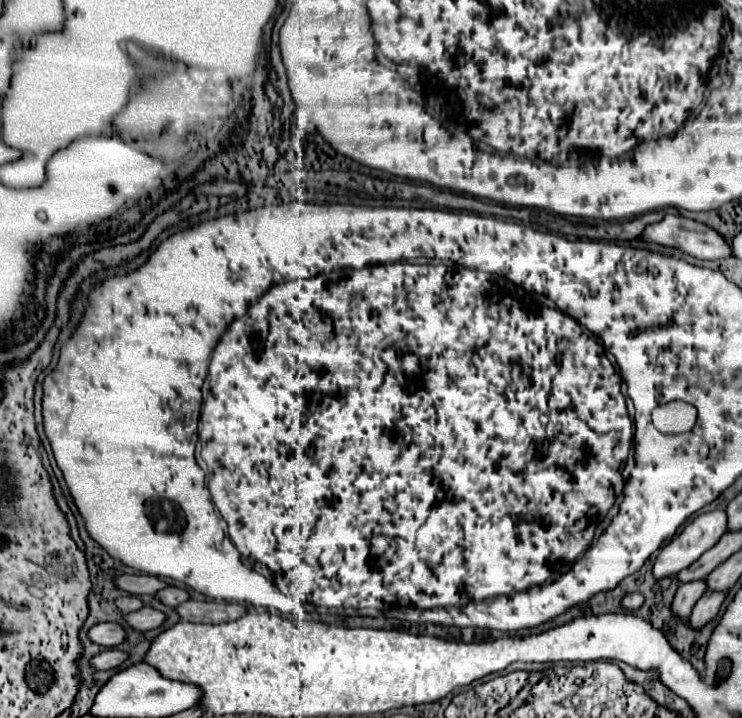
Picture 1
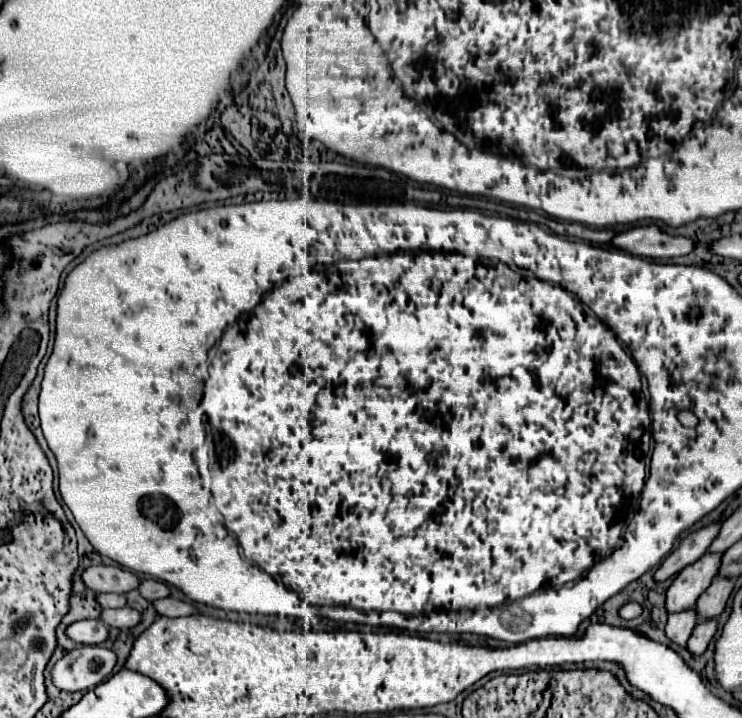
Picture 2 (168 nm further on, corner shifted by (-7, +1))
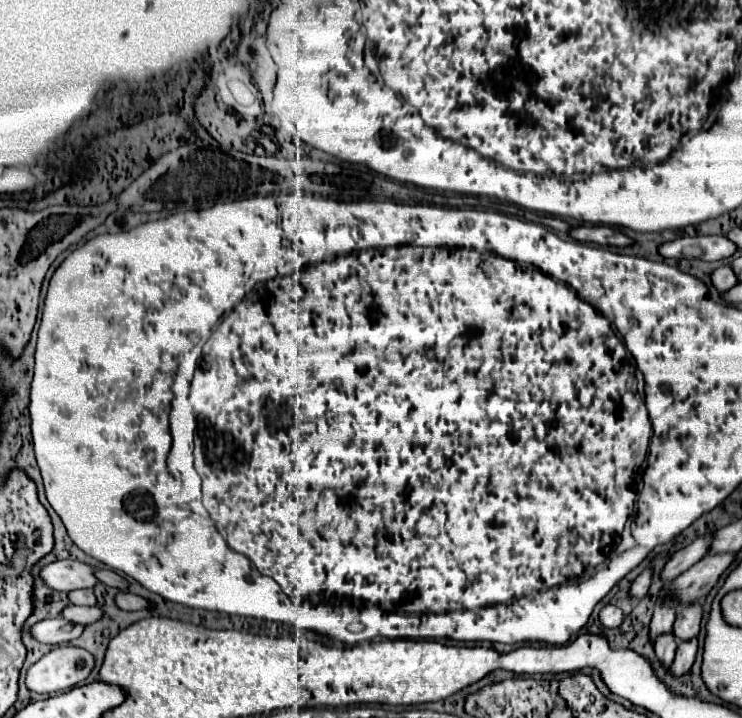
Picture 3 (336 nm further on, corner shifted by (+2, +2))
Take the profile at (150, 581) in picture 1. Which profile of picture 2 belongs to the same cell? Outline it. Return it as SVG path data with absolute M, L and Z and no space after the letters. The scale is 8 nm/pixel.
M90 566L82 572L82 582L92 592L116 592L124 594L138 588L140 578L132 572L116 566Z

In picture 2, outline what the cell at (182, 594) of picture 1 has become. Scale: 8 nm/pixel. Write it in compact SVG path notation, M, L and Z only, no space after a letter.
M144 578L140 580L140 586L138 586L138 592L146 598L146 600L156 600L156 598L166 598L170 592L166 588L166 584L158 582L158 580L150 580L150 578Z

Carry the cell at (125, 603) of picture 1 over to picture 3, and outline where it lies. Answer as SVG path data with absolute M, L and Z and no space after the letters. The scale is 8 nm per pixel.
M81 589L81 591L71 591L69 601L73 605L97 605L97 597L93 589Z

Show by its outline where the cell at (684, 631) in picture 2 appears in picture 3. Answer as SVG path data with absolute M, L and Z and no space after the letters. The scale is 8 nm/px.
M671 631L669 633L661 633L655 639L655 653L663 661L663 665L671 665L673 663L675 649L677 649L677 637Z

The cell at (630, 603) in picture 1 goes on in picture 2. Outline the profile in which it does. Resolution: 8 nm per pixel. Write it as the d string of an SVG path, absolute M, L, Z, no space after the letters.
M630 602L630 604L624 604L618 614L620 614L622 620L634 620L634 618L638 618L642 614L642 606L636 604L636 602Z

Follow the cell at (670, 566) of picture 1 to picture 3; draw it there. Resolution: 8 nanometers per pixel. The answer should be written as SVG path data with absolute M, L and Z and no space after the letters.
M645 569L631 585L631 597L633 599L641 599L643 595L647 595L649 591L649 585L651 585L651 577L653 577L653 571L651 569Z

